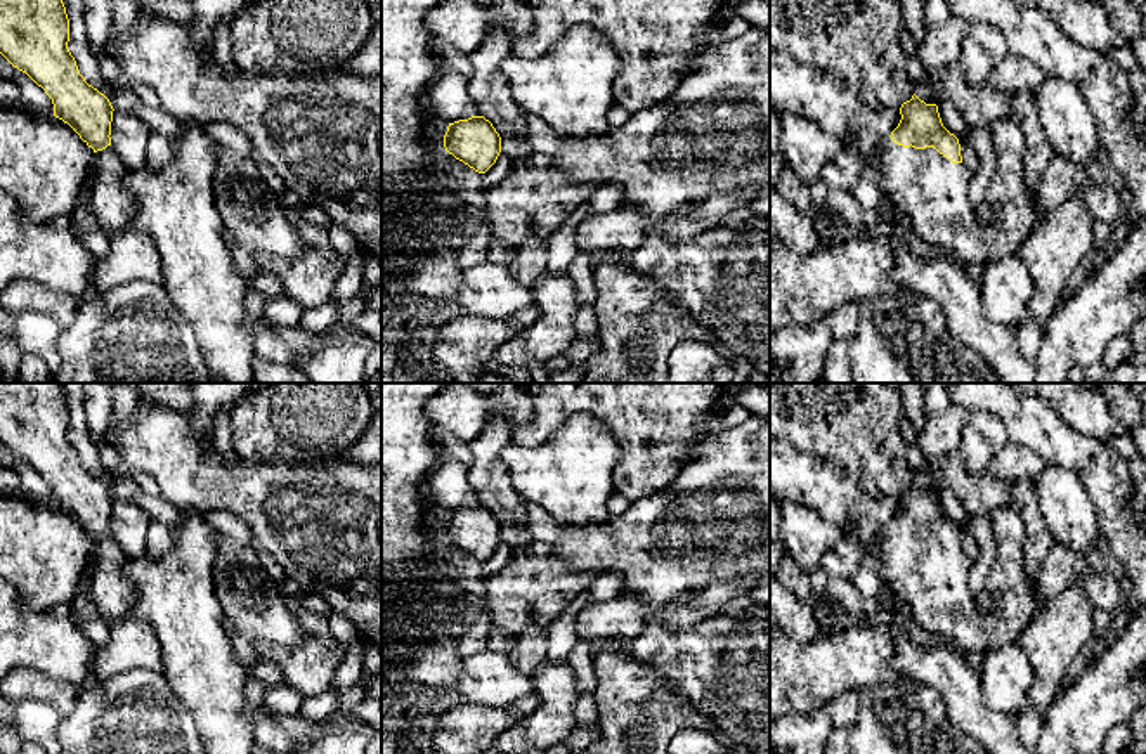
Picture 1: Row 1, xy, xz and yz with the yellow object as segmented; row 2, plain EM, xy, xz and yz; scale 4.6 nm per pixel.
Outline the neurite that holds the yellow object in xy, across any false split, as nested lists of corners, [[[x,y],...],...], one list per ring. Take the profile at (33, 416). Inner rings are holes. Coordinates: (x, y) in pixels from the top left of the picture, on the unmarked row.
[[[0,383],[0,442],[45,478],[52,487],[54,504],[68,511],[94,537],[85,586],[97,617],[113,626],[132,615],[137,591],[123,574],[128,556],[111,534],[114,497],[109,487],[80,463],[68,430],[69,407],[61,383]]]

